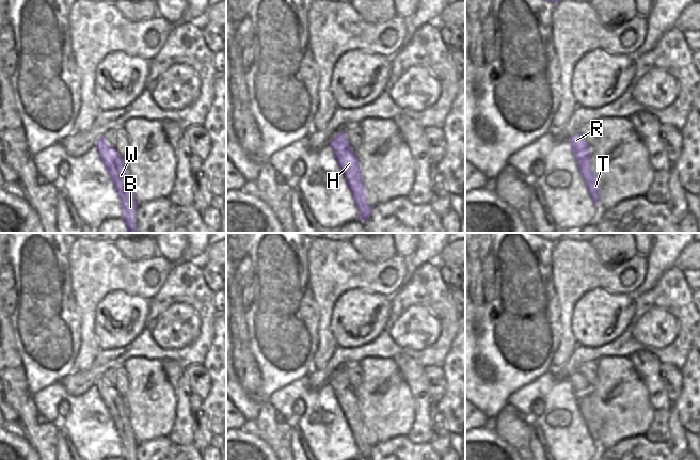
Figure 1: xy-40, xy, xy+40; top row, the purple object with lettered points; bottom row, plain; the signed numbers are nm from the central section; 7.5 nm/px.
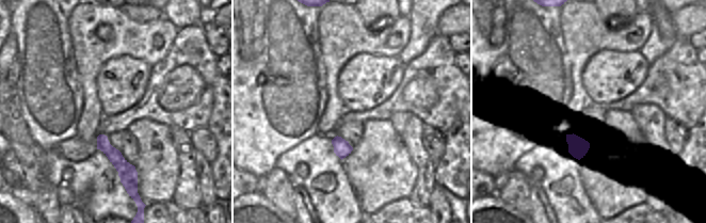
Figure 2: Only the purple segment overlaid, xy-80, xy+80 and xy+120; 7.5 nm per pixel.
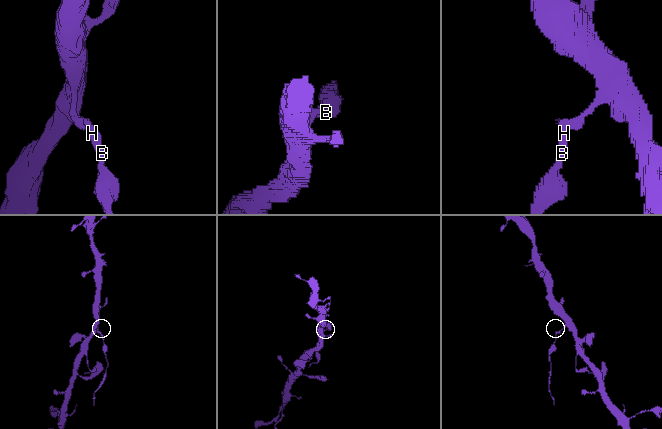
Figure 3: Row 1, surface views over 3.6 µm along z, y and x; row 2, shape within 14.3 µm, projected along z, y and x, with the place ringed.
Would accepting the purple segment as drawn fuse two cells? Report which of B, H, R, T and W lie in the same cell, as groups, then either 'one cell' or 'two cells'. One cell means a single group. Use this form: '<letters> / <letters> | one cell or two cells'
B H T W / R | two cells

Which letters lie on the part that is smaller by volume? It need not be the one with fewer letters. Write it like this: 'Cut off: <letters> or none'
Cut off: B, H, T, W

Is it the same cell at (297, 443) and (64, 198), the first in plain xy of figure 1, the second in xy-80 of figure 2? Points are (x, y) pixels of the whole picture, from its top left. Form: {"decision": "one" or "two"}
{"decision": "two"}

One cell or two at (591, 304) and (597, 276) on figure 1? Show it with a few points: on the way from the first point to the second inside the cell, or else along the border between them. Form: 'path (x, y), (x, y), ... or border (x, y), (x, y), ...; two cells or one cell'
border (619, 294), (601, 288), (591, 288), (575, 303); two cells

